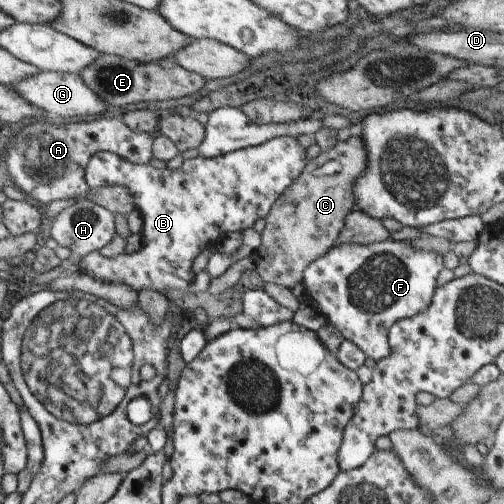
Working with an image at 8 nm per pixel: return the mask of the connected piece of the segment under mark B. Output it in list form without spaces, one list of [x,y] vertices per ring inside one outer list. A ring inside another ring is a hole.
[[[276,137],[261,145],[238,149],[211,159],[196,157],[185,160],[175,170],[155,168],[148,163],[135,165],[117,154],[97,152],[85,168],[85,181],[90,189],[115,184],[130,189],[142,221],[142,246],[131,255],[116,257],[105,257],[99,251],[92,251],[85,254],[73,269],[102,282],[126,284],[136,292],[148,288],[166,296],[170,290],[184,291],[196,278],[191,271],[194,258],[211,245],[220,244],[226,234],[242,233],[252,229],[258,218],[266,218],[276,199],[301,175],[307,162],[306,148],[294,137]]]

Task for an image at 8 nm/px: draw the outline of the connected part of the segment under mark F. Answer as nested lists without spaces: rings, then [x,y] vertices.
[[[388,239],[371,245],[340,243],[306,267],[302,283],[308,302],[327,318],[327,322],[341,334],[342,339],[351,340],[368,358],[379,361],[391,353],[387,334],[392,324],[413,317],[429,307],[435,293],[436,277],[442,268],[441,254],[417,250],[411,247],[410,242]]]

